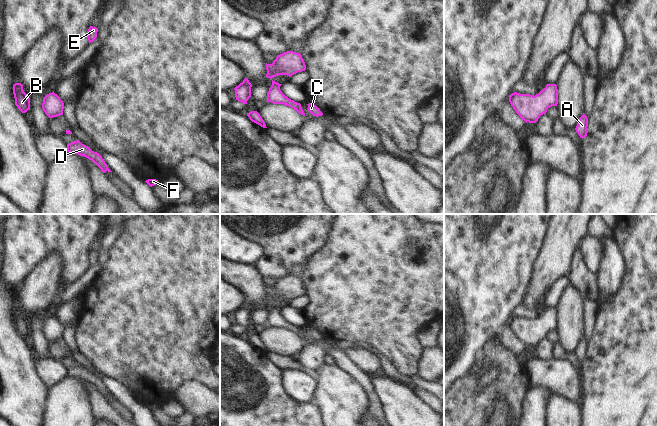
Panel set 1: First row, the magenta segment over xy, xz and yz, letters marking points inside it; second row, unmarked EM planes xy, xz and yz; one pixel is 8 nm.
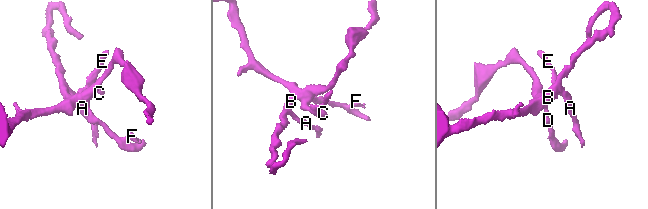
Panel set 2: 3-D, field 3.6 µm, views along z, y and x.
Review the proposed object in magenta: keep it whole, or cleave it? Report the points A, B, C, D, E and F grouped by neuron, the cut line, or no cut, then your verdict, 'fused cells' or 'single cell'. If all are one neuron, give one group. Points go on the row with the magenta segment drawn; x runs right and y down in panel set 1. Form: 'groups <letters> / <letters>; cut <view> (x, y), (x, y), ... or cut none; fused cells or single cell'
groups A B C D E F; cut none; single cell

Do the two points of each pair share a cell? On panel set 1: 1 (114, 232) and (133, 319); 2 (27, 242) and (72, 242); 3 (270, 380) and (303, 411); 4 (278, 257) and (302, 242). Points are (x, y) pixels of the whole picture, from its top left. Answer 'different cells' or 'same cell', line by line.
1: different cells
2: same cell
3: same cell
4: same cell

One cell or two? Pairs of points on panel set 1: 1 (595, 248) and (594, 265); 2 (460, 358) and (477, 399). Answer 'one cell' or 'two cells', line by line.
1: one cell
2: two cells

